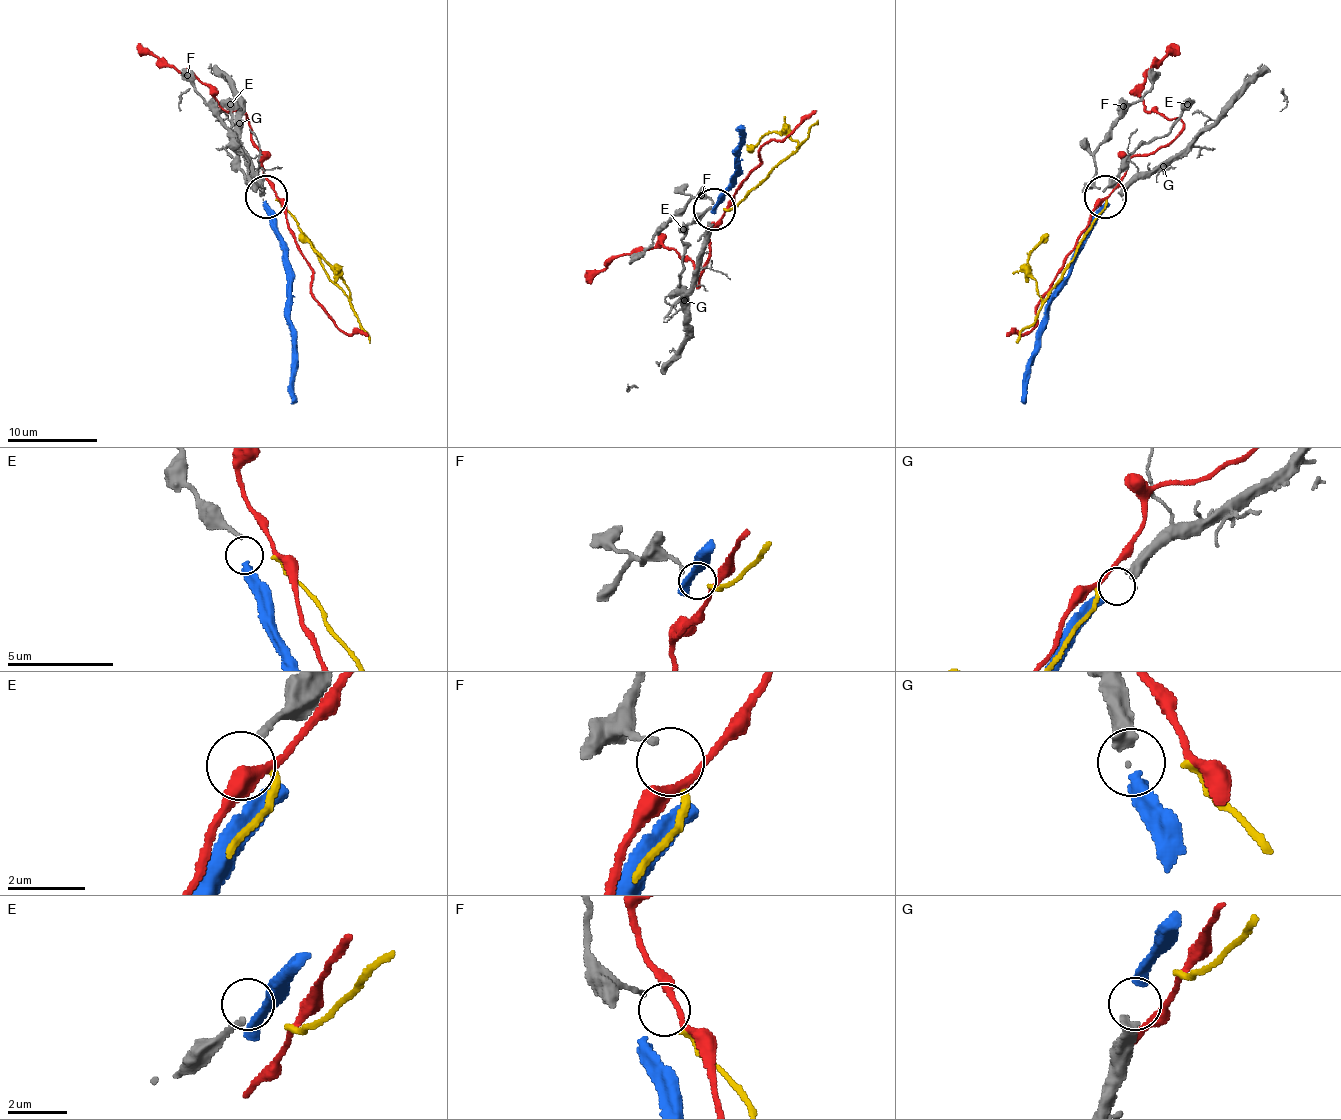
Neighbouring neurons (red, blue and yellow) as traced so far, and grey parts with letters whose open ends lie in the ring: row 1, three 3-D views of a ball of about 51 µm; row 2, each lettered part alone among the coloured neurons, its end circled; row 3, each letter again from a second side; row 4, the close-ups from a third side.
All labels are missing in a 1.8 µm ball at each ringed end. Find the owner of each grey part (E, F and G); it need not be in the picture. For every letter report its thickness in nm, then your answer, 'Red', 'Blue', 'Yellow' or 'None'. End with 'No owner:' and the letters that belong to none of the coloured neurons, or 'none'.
E: Thickness 160 nm. None
F: Thickness 170 nm. Yellow
G: Thickness 440 nm. Blue
No owner: E

